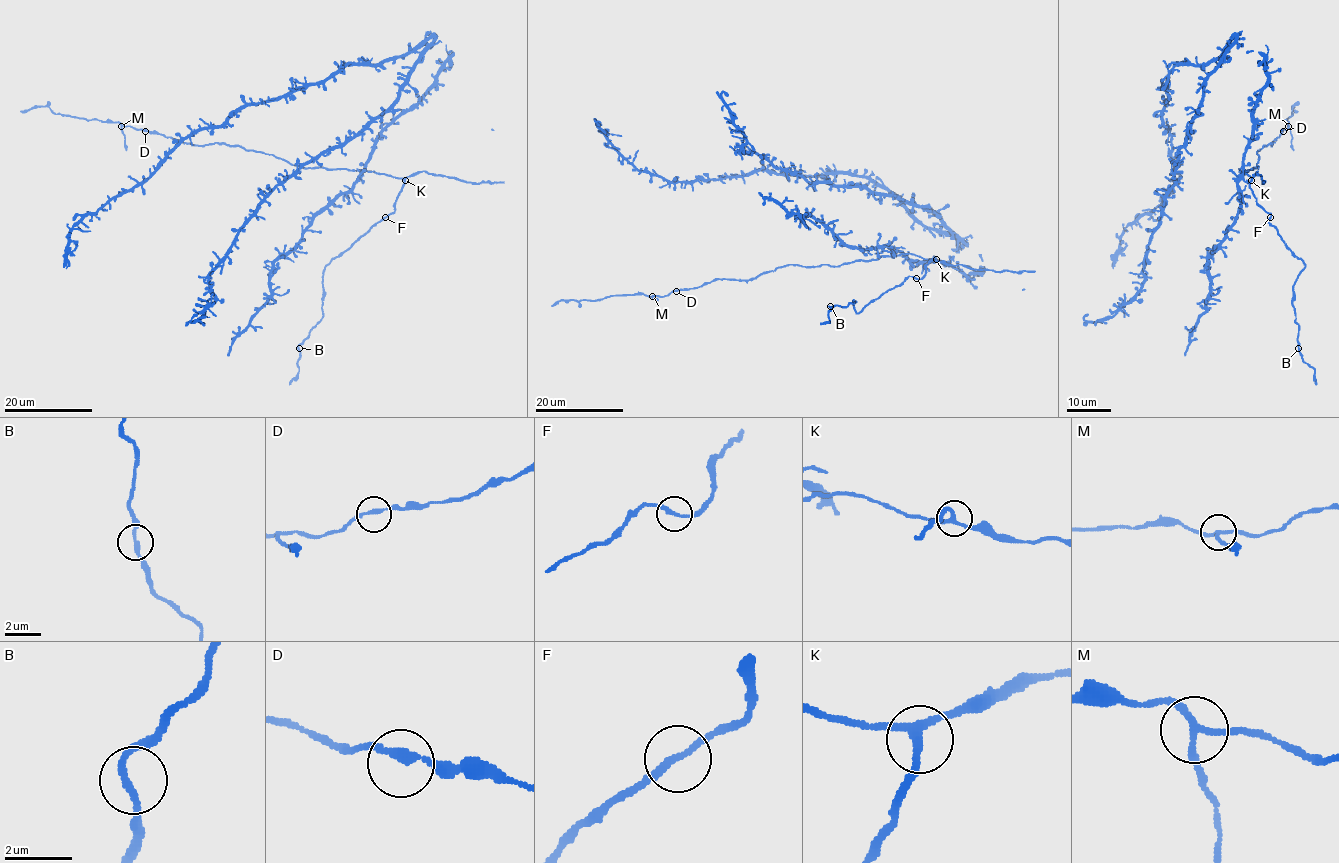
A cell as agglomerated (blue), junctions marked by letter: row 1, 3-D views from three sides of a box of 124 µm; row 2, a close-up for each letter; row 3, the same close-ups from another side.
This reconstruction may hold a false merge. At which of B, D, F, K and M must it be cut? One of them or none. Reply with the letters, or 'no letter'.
M

